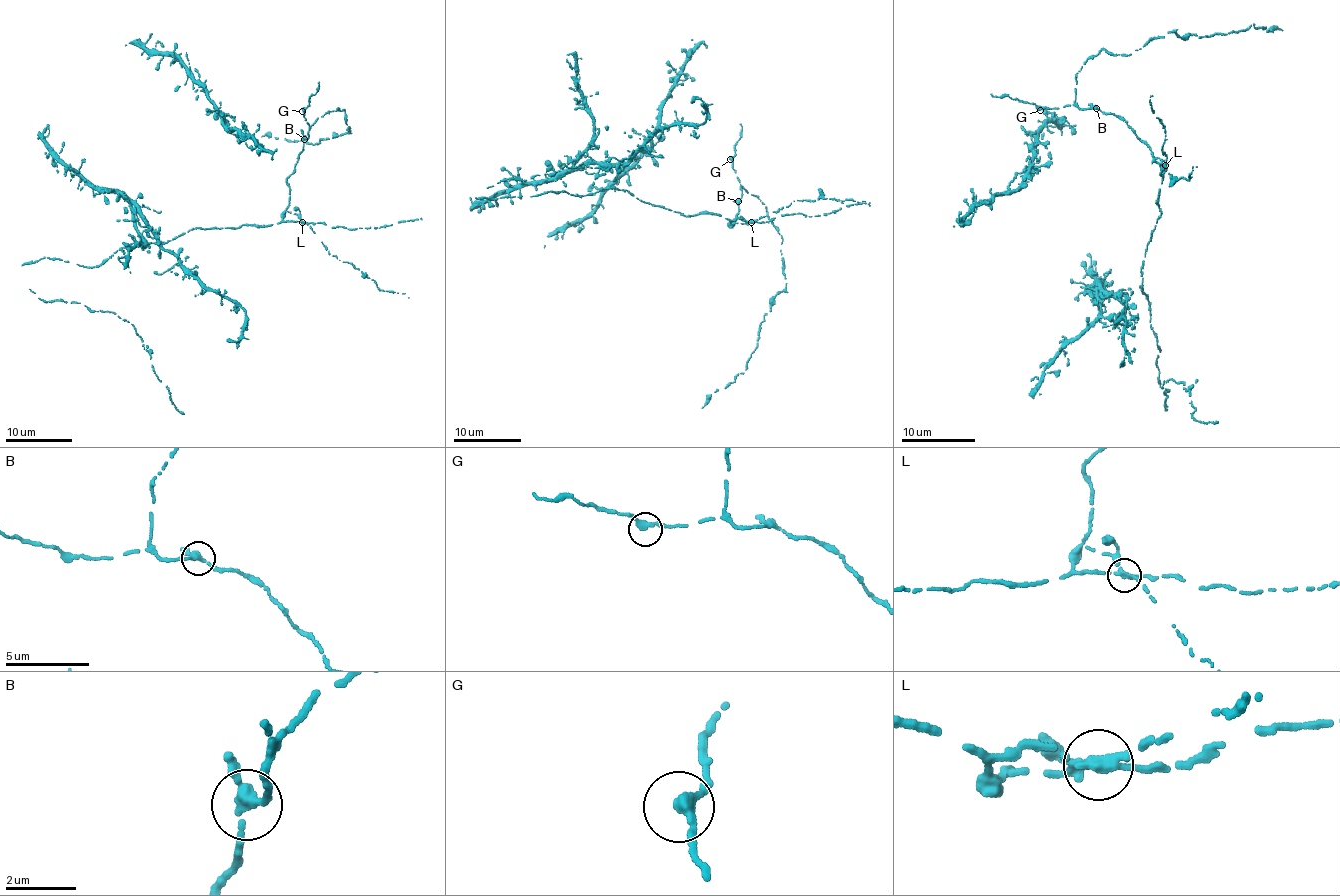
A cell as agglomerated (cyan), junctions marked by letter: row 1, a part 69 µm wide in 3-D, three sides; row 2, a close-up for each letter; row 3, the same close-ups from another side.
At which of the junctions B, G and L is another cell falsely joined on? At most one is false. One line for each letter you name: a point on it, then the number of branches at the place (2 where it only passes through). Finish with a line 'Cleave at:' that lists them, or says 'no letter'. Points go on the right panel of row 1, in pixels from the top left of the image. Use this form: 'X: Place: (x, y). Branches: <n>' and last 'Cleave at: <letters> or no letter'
L: Place: (1165, 165). Branches: 3
Cleave at: L

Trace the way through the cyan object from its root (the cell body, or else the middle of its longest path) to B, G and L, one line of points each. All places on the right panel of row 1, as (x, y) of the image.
B: (1156, 222), (1161, 212), (1157, 204), (1164, 171), (1150, 146), (1136, 138), (1123, 120), (1112, 112), (1096, 108)
G: (1156, 222), (1164, 171), (1150, 146), (1123, 120), (1072, 104), (1040, 110)
L: (1156, 222), (1161, 212), (1157, 204), (1164, 165)

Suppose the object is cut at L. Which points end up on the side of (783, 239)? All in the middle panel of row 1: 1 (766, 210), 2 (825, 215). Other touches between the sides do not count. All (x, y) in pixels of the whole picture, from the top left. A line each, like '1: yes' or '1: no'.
1: yes
2: yes

